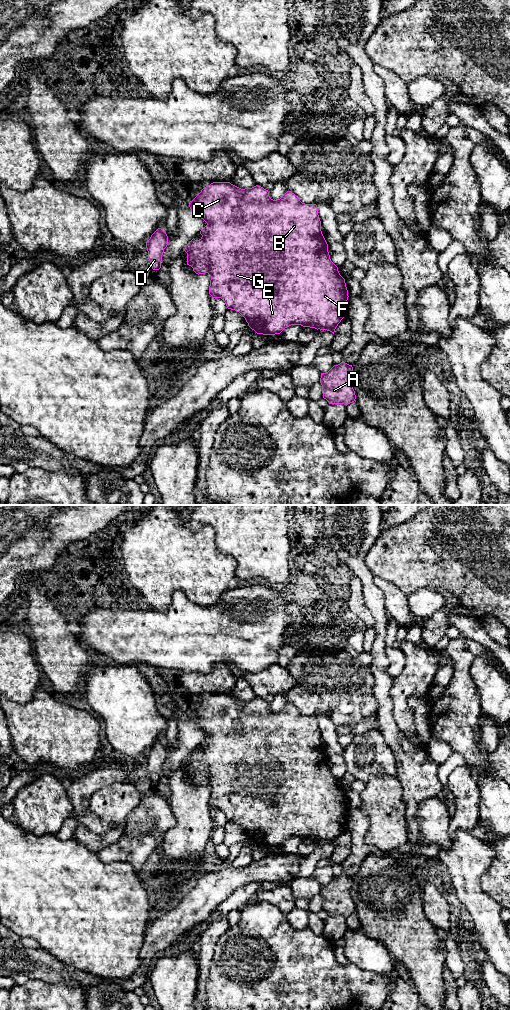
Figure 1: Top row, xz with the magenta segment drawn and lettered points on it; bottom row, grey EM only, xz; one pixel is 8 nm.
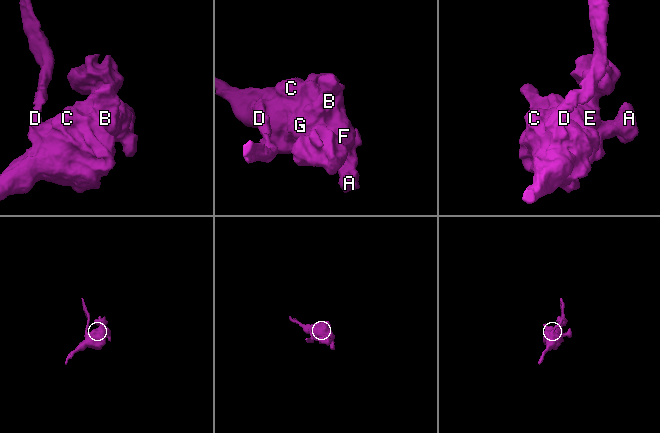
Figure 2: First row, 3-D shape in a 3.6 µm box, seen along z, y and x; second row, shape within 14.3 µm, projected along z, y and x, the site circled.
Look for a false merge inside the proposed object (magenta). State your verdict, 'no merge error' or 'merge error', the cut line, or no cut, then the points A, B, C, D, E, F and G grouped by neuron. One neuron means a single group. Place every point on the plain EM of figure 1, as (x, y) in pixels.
no merge error; cut none; groups A B C D E F G

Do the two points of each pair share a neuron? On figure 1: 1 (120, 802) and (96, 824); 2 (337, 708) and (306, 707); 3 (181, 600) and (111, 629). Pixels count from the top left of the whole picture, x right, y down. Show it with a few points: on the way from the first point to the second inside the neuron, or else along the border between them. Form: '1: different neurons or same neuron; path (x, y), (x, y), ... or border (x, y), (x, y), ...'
1: same neuron; path (114, 808), (102, 822)
2: same neuron; path (329, 707), (314, 707)
3: same neuron; path (170, 620), (161, 629), (131, 629)

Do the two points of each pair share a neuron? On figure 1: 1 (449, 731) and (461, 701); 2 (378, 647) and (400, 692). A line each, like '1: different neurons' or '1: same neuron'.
1: same neuron
2: different neurons

